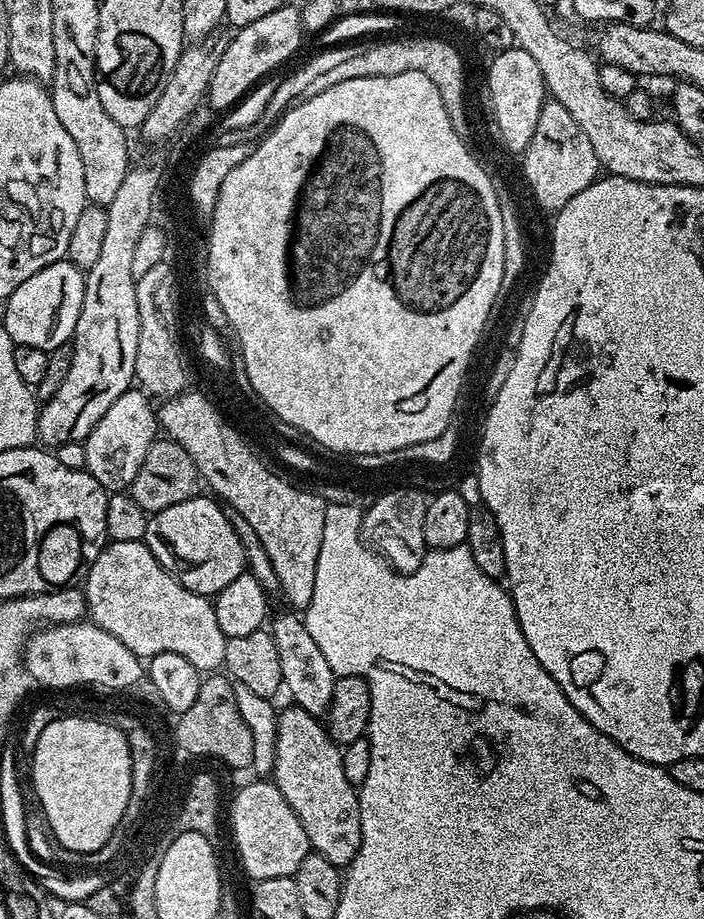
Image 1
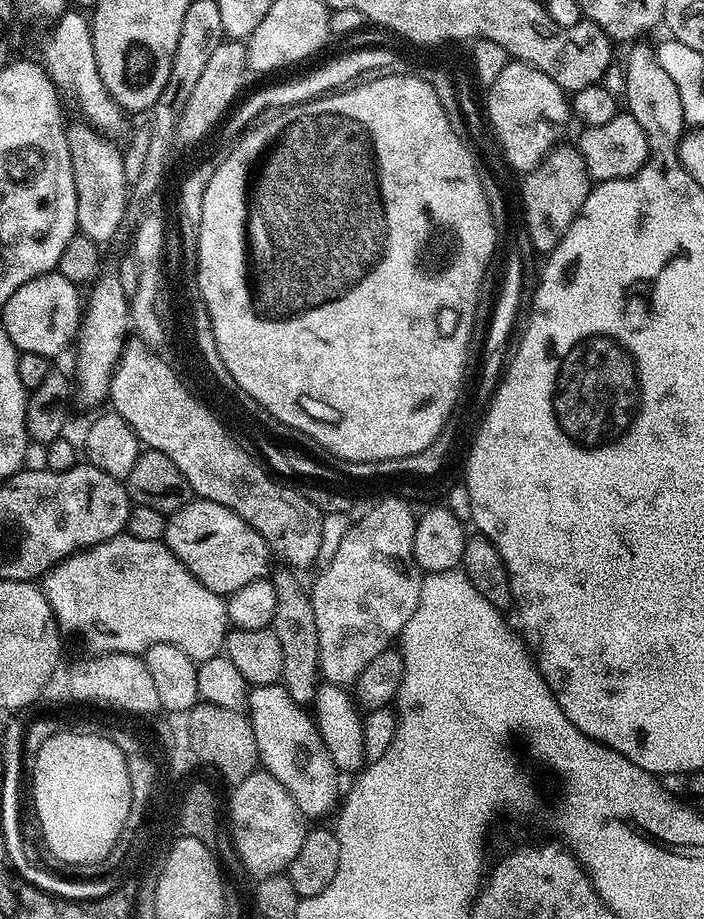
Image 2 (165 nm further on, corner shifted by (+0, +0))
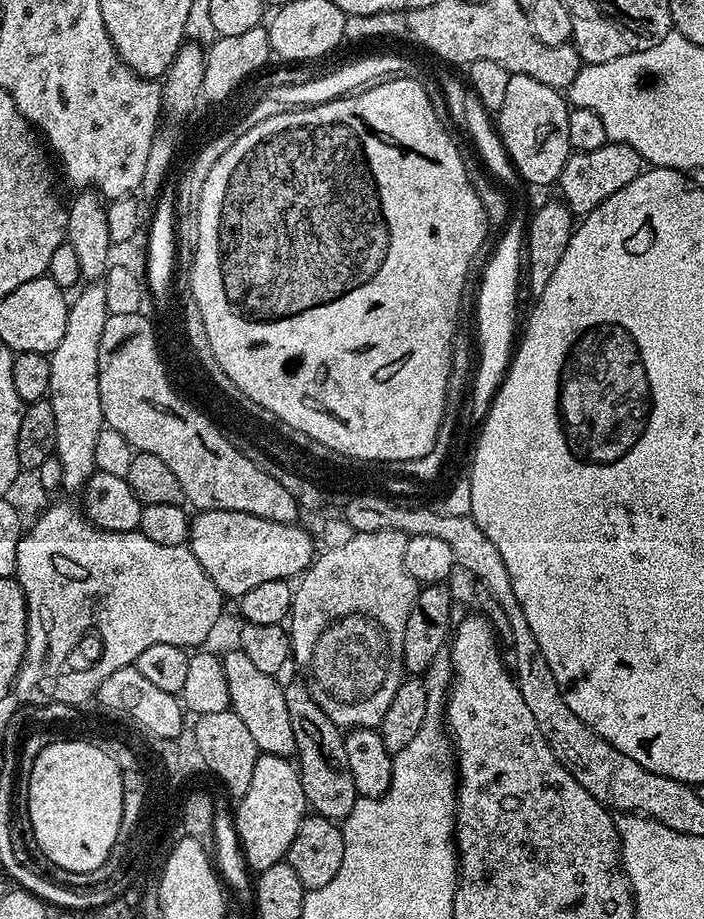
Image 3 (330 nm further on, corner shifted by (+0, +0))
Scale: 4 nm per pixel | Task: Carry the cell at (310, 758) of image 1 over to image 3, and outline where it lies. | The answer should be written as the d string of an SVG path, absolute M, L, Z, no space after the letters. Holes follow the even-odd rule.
M239 650L223 653L224 669L227 685L230 686L231 711L242 718L244 725L250 730L257 748L269 756L291 757L296 750L294 742L294 726L290 726L290 710L286 710L286 698L281 681L275 676L262 674L246 654Z

